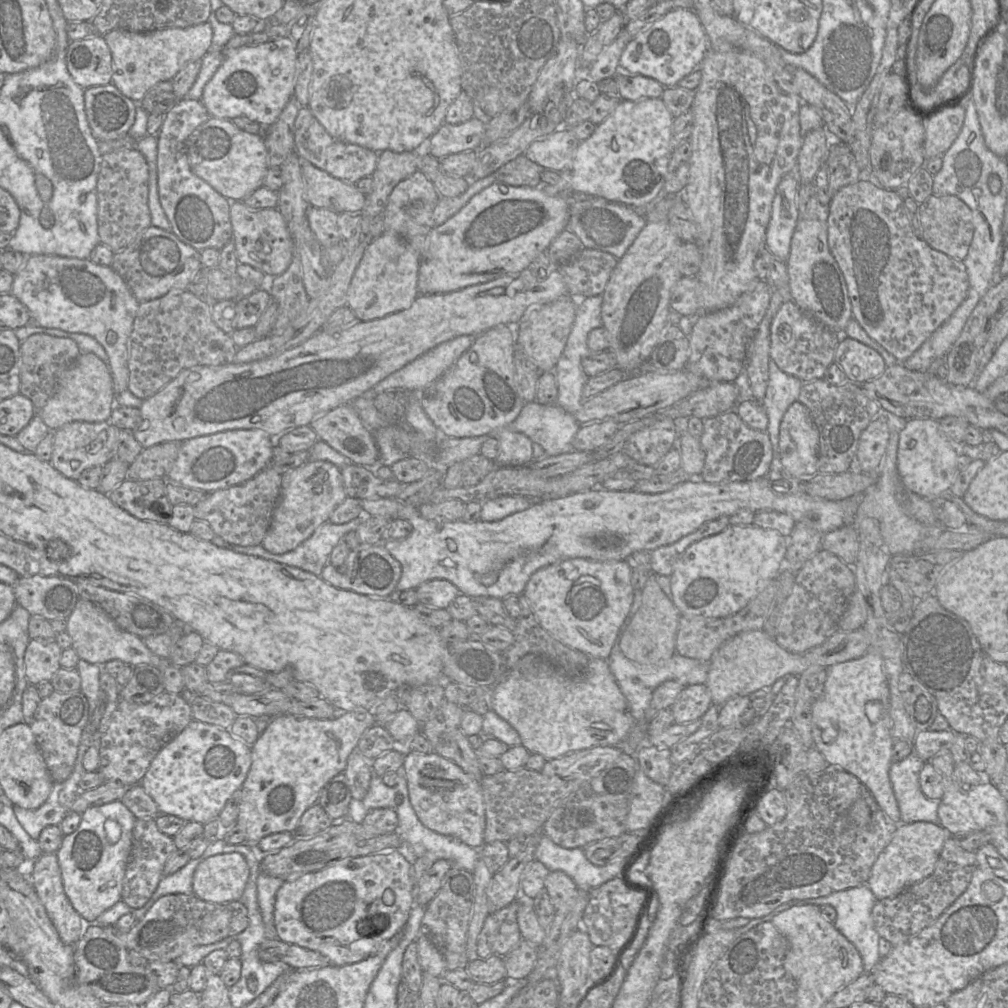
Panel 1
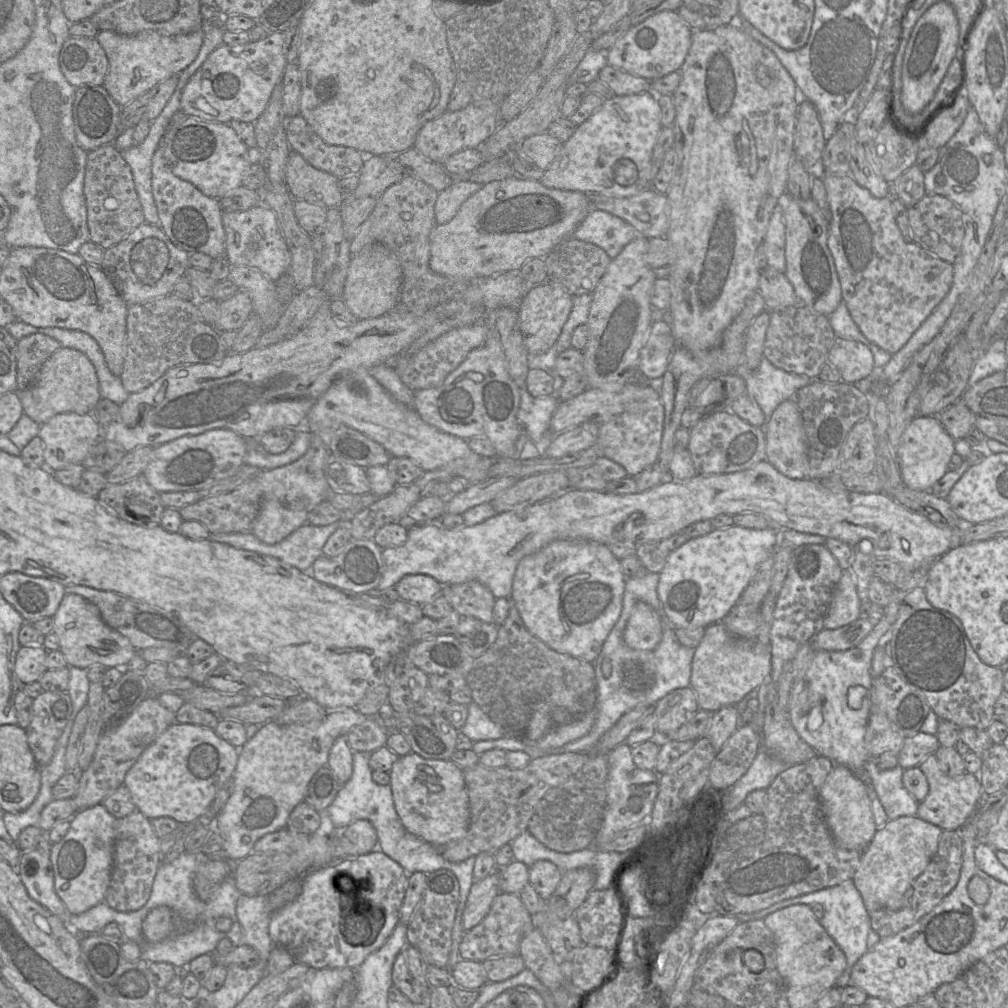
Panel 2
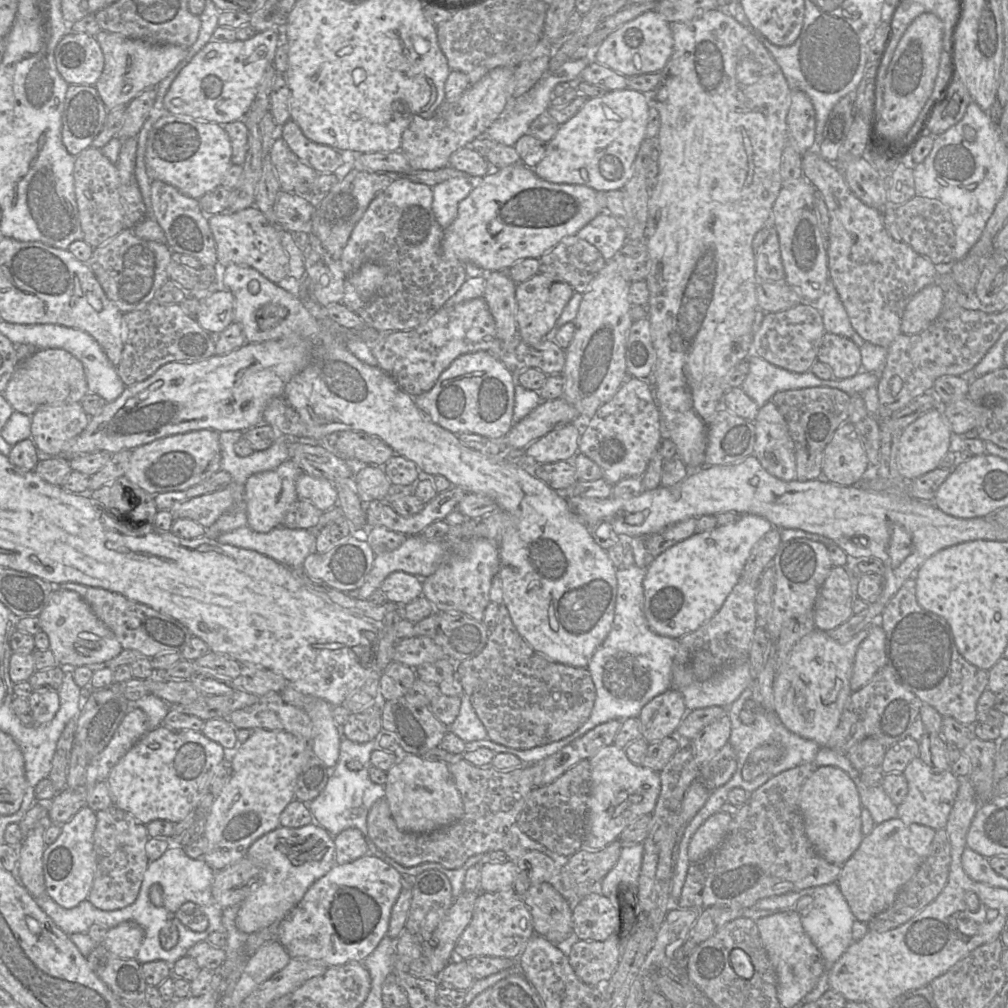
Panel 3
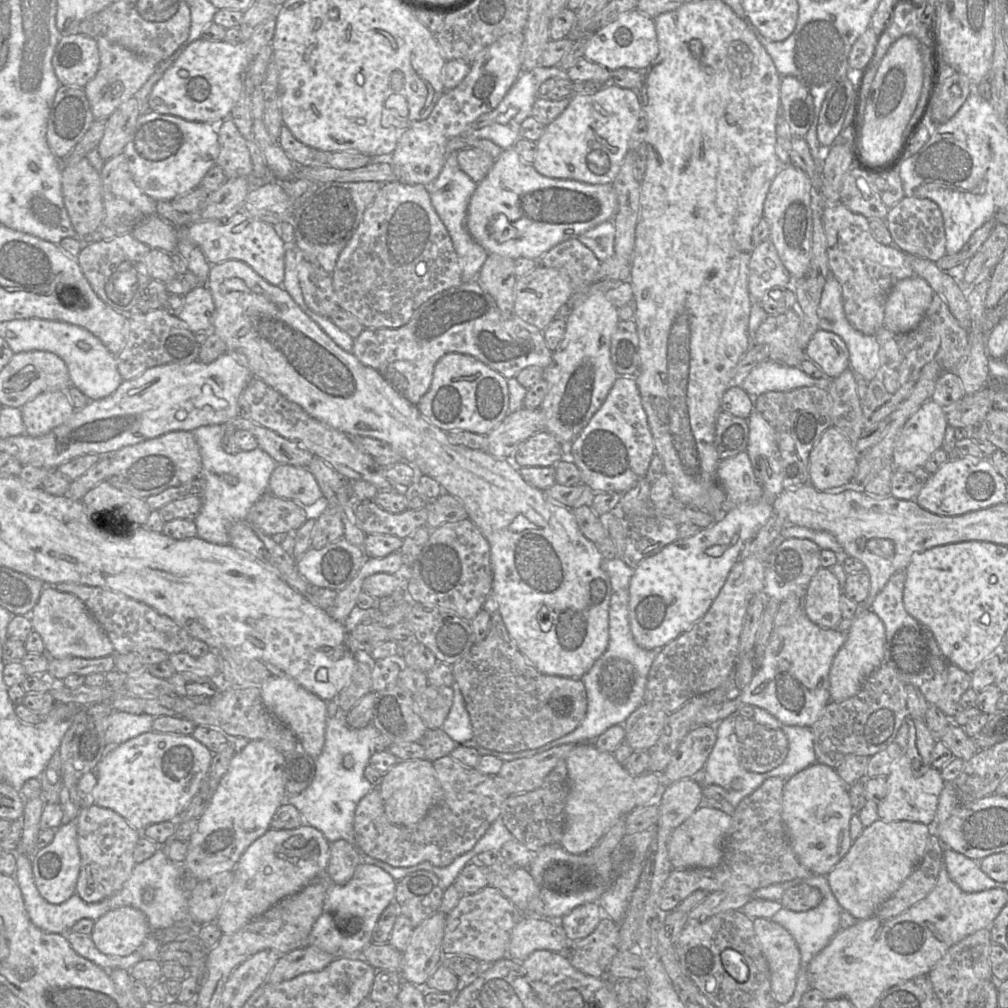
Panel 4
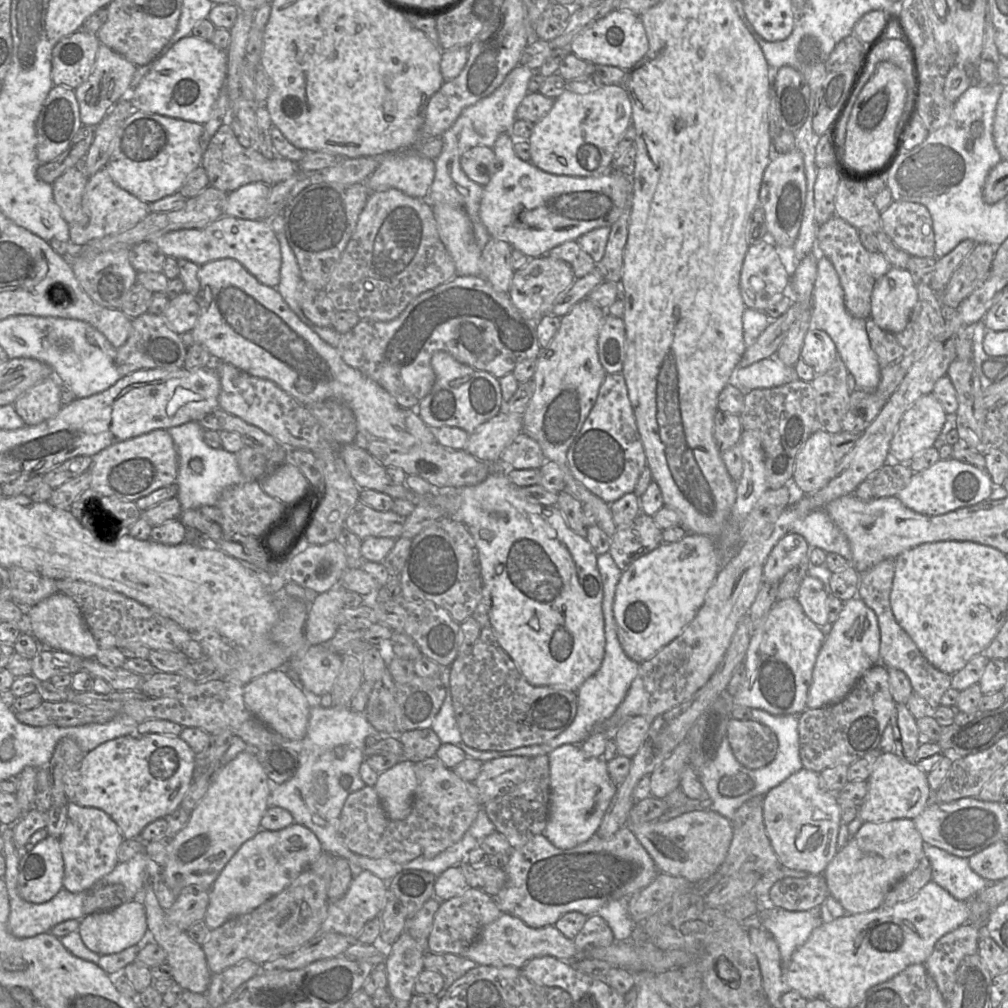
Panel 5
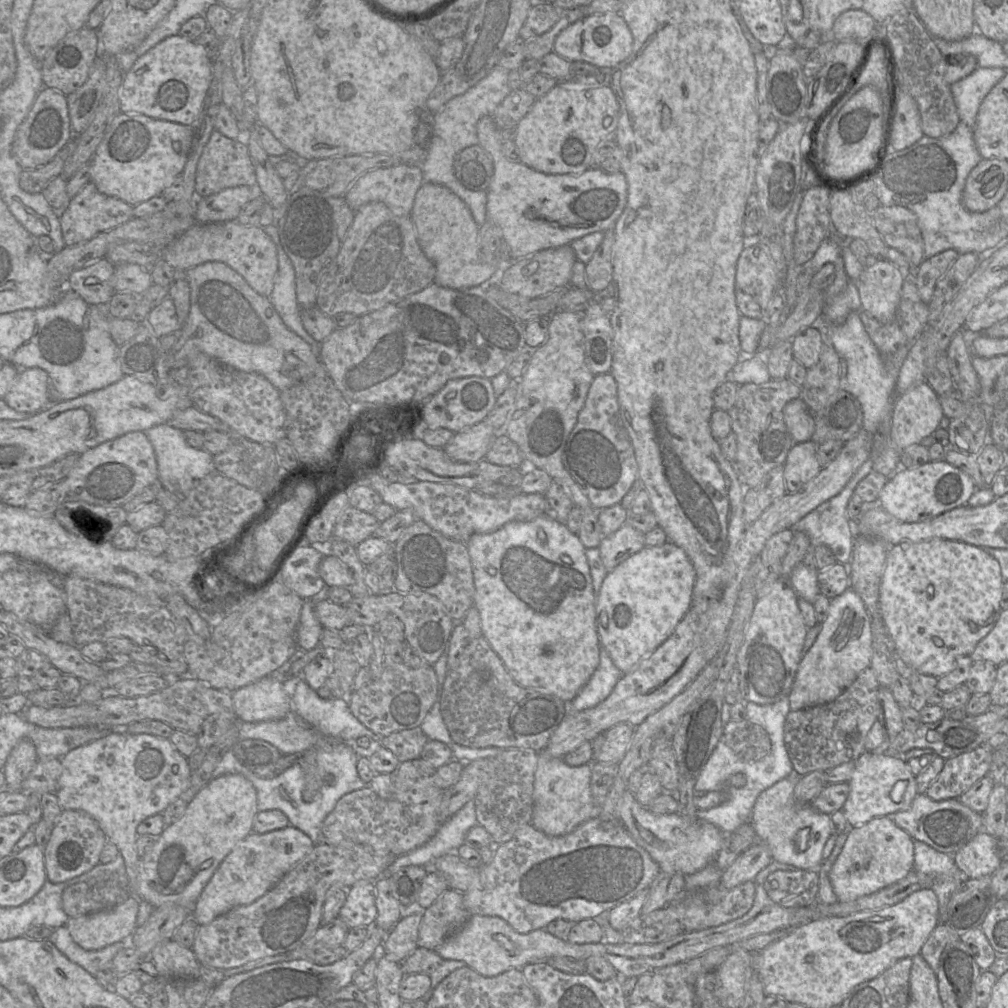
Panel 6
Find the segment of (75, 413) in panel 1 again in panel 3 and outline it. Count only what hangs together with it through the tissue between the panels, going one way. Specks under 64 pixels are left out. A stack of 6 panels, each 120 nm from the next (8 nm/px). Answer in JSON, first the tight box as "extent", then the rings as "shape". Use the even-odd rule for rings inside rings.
{"extent":[2,348,88,416],"shape":[[[48,348],[18,362],[2,395],[15,411],[31,416],[42,406],[78,403],[88,392],[82,362],[64,349]]]}

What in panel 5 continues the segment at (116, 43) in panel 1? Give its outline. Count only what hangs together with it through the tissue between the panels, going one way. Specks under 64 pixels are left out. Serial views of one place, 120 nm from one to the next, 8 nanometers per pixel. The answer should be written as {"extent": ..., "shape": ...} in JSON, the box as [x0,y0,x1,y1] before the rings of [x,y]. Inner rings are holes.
{"extent":[74,43,137,126],"shape":[[[100,43],[94,68],[88,79],[74,89],[83,126],[97,126],[108,110],[119,101],[130,86],[137,66],[126,58]]]}

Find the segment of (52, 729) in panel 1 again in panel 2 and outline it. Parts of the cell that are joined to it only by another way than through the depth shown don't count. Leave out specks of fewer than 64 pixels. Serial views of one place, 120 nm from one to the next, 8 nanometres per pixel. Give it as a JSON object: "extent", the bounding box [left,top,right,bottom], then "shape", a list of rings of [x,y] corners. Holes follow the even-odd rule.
{"extent":[28,691,73,766],"shape":[[[44,691],[33,700],[33,715],[28,726],[30,749],[40,766],[47,765],[73,711],[68,692]]]}

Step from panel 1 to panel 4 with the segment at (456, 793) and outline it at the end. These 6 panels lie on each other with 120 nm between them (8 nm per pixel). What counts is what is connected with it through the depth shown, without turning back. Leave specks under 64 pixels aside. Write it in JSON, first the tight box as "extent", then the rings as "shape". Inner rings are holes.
{"extent":[378,761,443,826],"shape":[[[399,761],[386,774],[378,788],[384,803],[387,819],[396,826],[409,826],[419,822],[428,810],[443,797],[443,790],[437,780],[431,761]]]}

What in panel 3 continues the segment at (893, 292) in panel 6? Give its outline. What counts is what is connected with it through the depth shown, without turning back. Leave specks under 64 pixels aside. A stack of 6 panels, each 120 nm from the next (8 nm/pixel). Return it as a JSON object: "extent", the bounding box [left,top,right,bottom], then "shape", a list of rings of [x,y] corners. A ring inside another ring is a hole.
{"extent":[901,284,944,334],"shape":[[[931,284],[917,292],[907,303],[902,319],[901,332],[918,334],[938,317],[942,310],[944,291],[937,284]]]}

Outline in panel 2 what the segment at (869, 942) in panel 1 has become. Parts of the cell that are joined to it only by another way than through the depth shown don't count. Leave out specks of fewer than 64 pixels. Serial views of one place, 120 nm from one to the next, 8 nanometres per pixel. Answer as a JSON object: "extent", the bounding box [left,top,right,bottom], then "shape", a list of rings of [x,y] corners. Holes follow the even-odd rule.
{"extent":[752,880,871,968],"shape":[[[847,880],[836,886],[782,900],[765,909],[752,913],[753,920],[763,919],[769,914],[791,905],[811,905],[815,903],[821,904],[824,908],[824,915],[819,920],[820,924],[844,952],[847,960],[846,968],[852,968],[859,958],[868,951],[867,937],[868,931],[871,928],[870,914],[865,908],[862,897],[855,887],[853,880]]]}

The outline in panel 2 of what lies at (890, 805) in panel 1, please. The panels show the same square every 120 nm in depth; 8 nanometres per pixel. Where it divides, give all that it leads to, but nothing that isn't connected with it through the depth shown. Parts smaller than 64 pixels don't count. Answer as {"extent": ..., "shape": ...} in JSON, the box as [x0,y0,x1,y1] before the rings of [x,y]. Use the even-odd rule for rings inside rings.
{"extent":[787,587,899,828],"shape":[[[893,587],[892,599],[884,608],[884,615],[857,646],[842,651],[815,651],[804,677],[793,684],[787,705],[790,721],[802,740],[818,755],[847,767],[865,783],[877,828],[883,828],[889,819],[864,770],[864,764],[871,759],[865,744],[873,705],[871,664],[879,639],[897,619],[898,602],[899,593]]]}

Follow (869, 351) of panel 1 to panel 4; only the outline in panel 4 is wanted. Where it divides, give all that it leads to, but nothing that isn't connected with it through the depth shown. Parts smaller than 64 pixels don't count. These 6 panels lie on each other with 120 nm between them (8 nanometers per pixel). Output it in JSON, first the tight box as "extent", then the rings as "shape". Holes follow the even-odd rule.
{"extent":[805,329,850,378],"shape":[[[818,329],[811,337],[805,354],[828,378],[836,378],[850,367],[846,343],[839,335],[830,331]]]}

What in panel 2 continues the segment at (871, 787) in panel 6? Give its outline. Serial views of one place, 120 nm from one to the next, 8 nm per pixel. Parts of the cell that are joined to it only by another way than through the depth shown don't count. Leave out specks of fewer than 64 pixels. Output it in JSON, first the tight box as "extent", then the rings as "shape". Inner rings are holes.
{"extent":[916,754,984,830],"shape":[[[934,754],[925,758],[918,767],[927,778],[929,791],[926,797],[919,802],[916,816],[940,827],[942,830],[960,829],[974,814],[979,802],[984,797],[978,776],[965,773],[951,778],[940,769]]]}

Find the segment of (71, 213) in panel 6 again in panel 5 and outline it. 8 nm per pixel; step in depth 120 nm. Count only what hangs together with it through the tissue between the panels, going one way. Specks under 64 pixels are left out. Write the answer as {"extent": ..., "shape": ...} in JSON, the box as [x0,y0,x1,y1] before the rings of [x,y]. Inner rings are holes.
{"extent":[68,168,150,246],"shape":[[[105,168],[89,177],[82,197],[82,208],[89,217],[88,224],[81,226],[77,223],[68,223],[70,243],[77,246],[82,246],[93,239],[129,230],[150,213],[149,204],[119,187]]]}

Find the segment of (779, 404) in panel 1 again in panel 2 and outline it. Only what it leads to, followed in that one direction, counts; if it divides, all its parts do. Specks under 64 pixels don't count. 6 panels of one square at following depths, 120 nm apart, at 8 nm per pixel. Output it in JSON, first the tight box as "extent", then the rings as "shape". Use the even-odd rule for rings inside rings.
{"extent":[735,357,816,422],"shape":[[[765,357],[762,358],[757,370],[749,370],[743,360],[735,370],[745,380],[745,394],[758,404],[766,417],[766,422],[780,403],[789,400],[798,389],[816,380],[777,368]]]}

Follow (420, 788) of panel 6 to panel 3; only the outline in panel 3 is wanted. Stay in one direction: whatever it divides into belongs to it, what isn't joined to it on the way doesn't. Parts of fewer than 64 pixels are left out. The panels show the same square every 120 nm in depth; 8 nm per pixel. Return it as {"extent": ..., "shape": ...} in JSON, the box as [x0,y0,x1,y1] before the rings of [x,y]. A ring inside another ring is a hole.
{"extent":[368,759,535,870],"shape":[[[462,759],[456,763],[447,764],[447,766],[464,805],[464,815],[455,823],[428,833],[409,833],[399,830],[385,798],[377,800],[368,811],[368,840],[385,855],[406,868],[434,862],[441,864],[446,869],[454,870],[462,867],[472,856],[495,851],[495,844],[501,842],[510,827],[516,824],[529,794],[535,789],[532,765],[518,767],[512,771],[499,771],[492,767],[477,767]]]}

